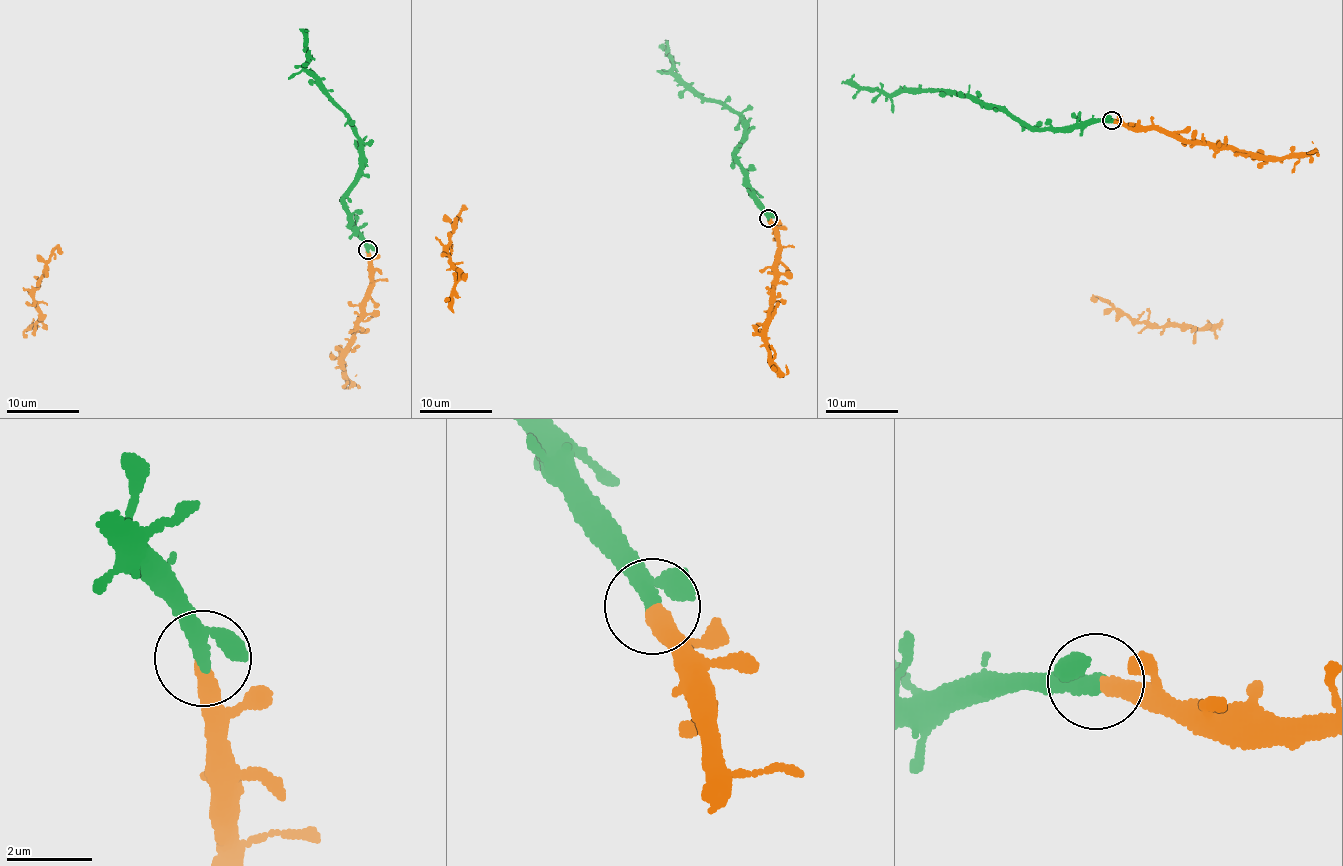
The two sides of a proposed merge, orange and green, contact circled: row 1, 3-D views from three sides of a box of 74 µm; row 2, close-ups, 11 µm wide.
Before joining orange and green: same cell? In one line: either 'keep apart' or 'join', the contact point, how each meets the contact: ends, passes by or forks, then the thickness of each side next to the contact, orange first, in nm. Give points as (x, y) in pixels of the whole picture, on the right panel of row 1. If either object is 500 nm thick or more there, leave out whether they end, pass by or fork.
join; place (1111, 120); orange ends; green passes by; calibres 400 and 280 nm

